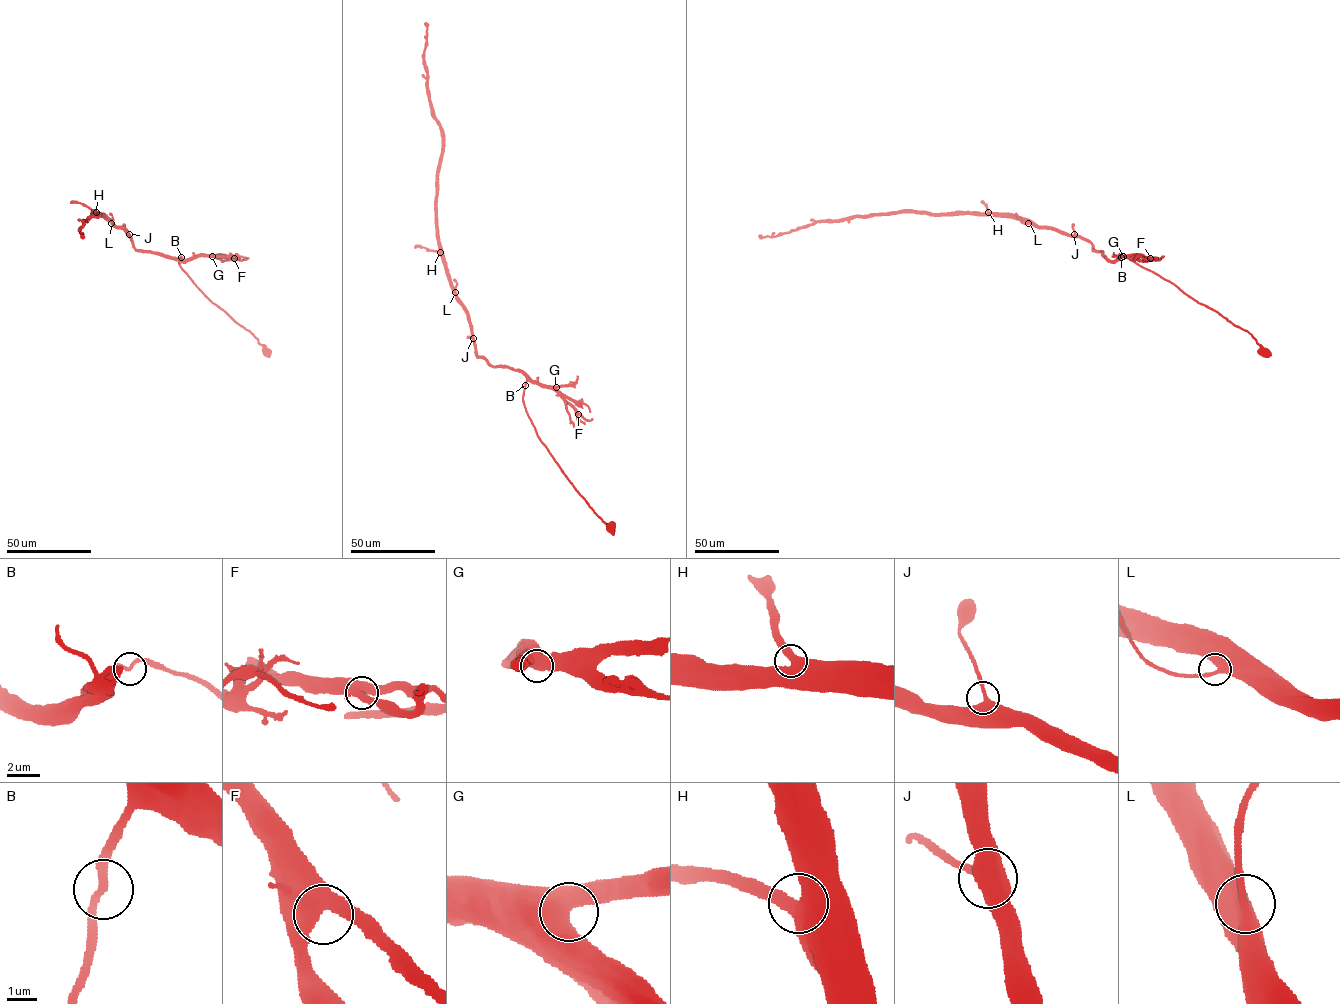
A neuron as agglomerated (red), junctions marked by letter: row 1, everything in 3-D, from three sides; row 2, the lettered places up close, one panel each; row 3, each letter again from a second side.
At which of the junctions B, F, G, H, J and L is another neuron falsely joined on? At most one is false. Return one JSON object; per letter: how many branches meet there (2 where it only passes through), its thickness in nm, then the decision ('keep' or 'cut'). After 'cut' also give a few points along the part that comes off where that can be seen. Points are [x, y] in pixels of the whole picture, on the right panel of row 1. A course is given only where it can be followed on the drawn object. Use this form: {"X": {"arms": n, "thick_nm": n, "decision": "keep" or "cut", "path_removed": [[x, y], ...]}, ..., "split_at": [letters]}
{"B": {"arms": 2, "thick_nm": 240, "decision": "keep"}, "F": {"arms": 2, "thick_nm": 550, "decision": "keep"}, "G": {"arms": 2, "thick_nm": 600, "decision": "keep"}, "H": {"arms": 2, "thick_nm": 550, "decision": "keep"}, "J": {"arms": 2, "thick_nm": 400, "decision": "keep"}, "L": {"arms": 2, "thick_nm": 440, "decision": "keep"}, "split_at": []}

